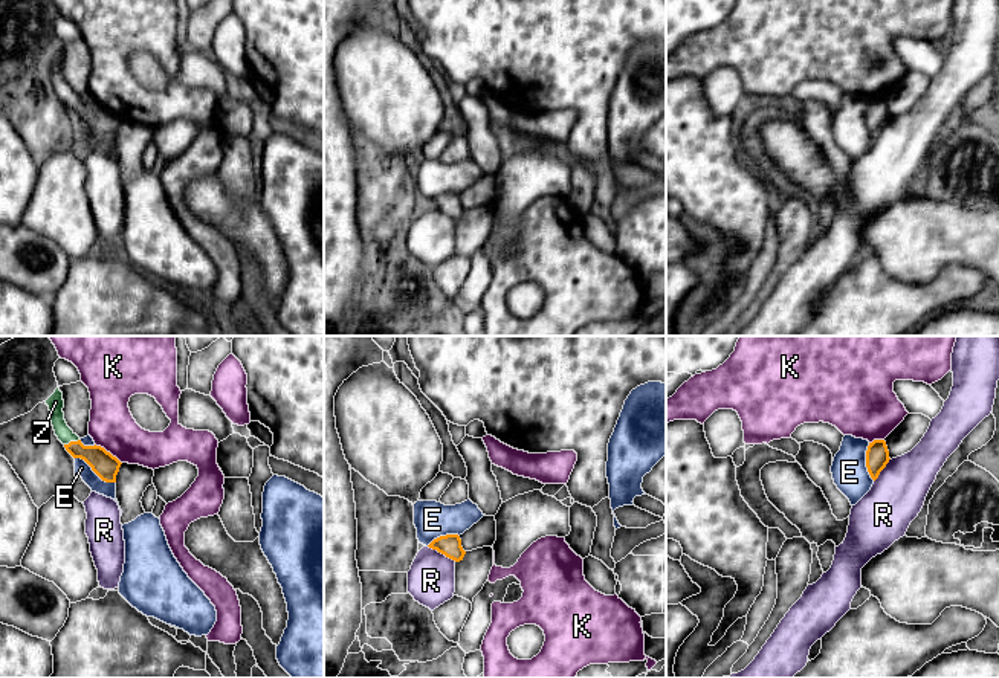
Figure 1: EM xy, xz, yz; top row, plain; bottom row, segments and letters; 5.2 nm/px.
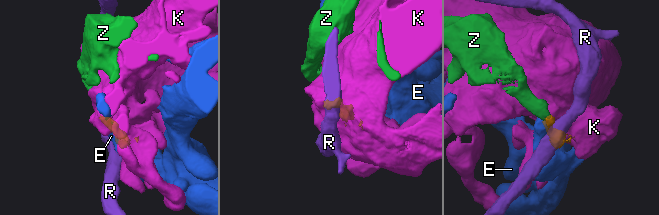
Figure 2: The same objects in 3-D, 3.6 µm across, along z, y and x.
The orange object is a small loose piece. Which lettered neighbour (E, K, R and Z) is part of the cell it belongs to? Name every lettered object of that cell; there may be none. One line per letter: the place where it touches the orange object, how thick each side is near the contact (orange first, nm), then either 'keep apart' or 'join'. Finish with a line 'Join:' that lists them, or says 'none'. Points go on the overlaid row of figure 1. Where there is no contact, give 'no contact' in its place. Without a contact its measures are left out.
E: meets orange in xy at (95, 472); 140 nm thick on the orange side, 80 nm on the other; keep apart
K: meets orange in xy at (109, 452); 140 nm thick on the orange side, 240 nm on the other; keep apart
R: meets orange in xz at (442, 553); 120 nm thick on the orange side, 260 nm on the other; keep apart
Z: meets orange in xy at (71, 442); 140 nm thick on the orange side, 90 nm on the other; join
Join: Z

